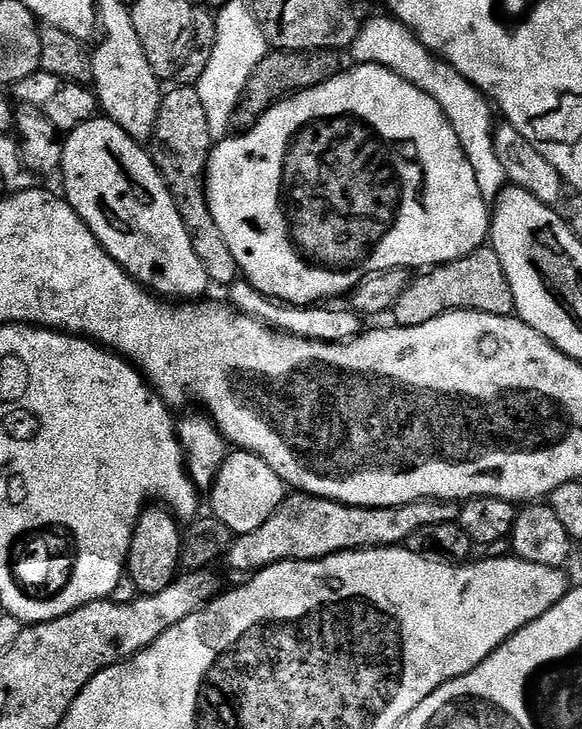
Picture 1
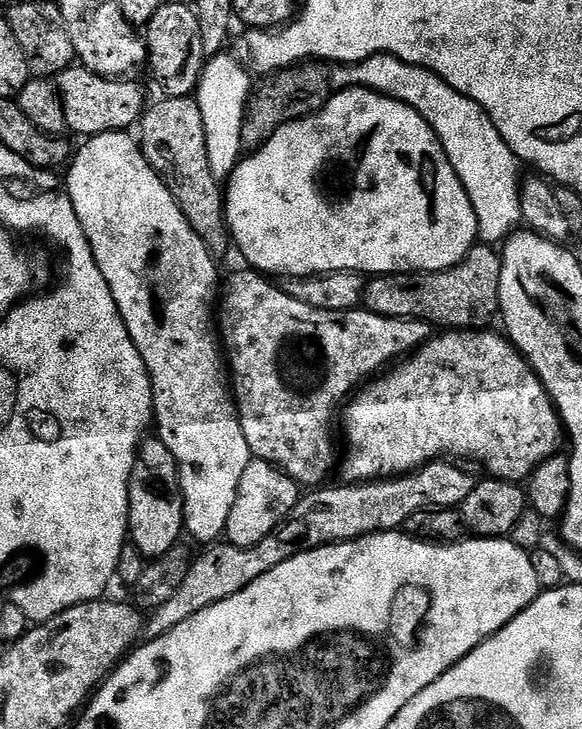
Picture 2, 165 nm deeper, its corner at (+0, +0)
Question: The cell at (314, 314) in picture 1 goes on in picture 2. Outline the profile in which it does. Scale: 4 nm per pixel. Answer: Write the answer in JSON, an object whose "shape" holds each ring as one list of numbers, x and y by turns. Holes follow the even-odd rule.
{"shape":[[255,270,236,272,228,281,223,281,222,295,218,300,218,332,226,349,226,364,230,369,230,388,234,393,236,411,240,413,242,434,246,438,246,446,250,446,253,457,275,464,284,473,301,486,320,486,338,464,338,444,332,441,332,419,337,419,338,409,363,385,377,374,383,373,393,362,407,357,409,353,425,344,430,339,429,325,423,320,399,320,389,316,380,316,377,312,353,310,350,312,323,312,314,306,306,306,306,302,298,302,284,293,283,287,276,288,261,273]]}

